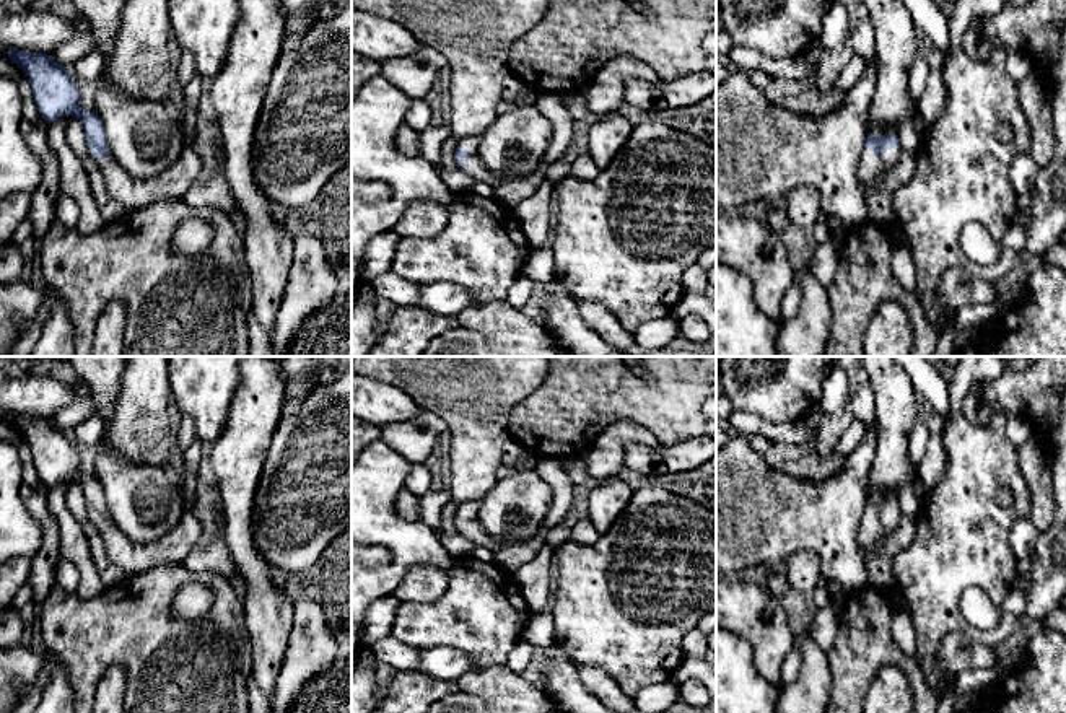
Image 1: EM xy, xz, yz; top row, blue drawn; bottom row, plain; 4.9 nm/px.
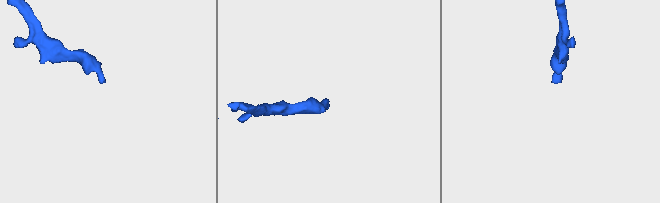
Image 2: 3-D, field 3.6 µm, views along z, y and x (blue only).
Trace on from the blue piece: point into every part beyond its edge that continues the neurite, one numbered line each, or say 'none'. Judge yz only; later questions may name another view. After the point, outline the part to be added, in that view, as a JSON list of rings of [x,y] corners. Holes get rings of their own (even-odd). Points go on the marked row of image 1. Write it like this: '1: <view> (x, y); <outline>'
1: yz (871, 166); [[[864,147],[861,161],[858,166],[858,179],[866,192],[872,184],[880,181],[882,174],[893,168],[898,161],[902,148],[890,148],[885,155],[874,155],[869,148]]]

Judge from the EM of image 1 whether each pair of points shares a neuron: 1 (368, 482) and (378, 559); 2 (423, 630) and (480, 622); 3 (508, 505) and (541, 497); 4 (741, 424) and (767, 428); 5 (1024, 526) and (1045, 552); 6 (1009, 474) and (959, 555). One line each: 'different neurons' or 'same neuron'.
1: different neurons
2: same neuron
3: same neuron
4: same neuron
5: different neurons
6: same neuron

